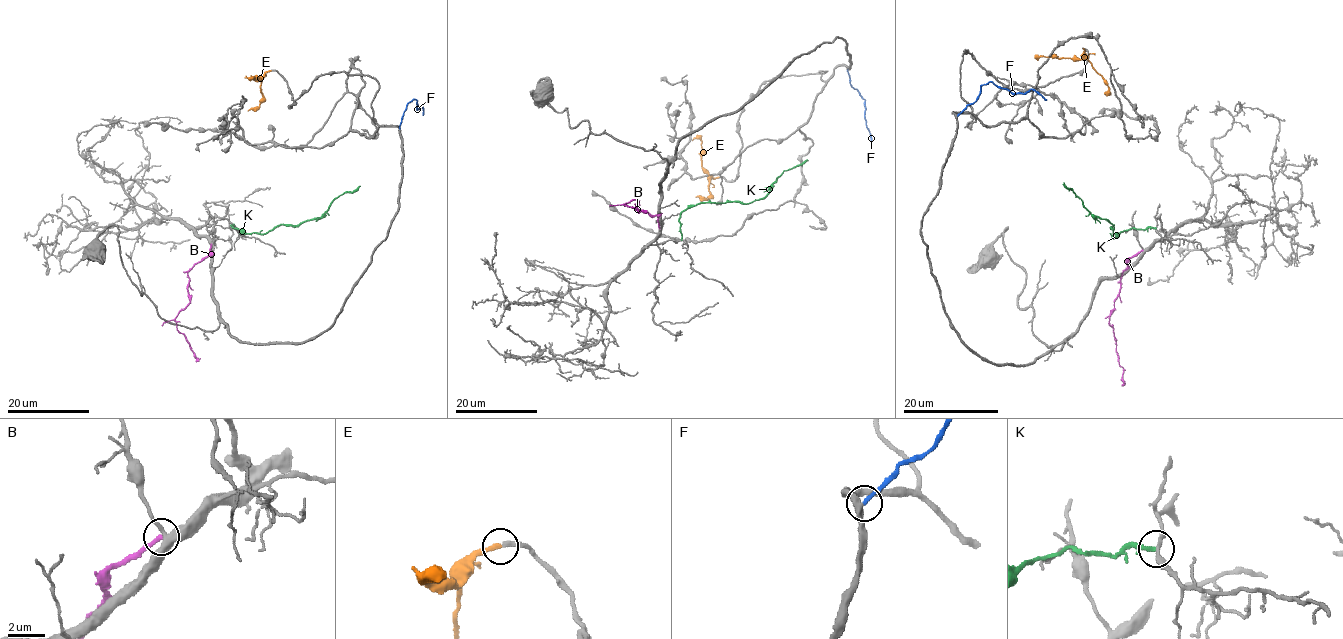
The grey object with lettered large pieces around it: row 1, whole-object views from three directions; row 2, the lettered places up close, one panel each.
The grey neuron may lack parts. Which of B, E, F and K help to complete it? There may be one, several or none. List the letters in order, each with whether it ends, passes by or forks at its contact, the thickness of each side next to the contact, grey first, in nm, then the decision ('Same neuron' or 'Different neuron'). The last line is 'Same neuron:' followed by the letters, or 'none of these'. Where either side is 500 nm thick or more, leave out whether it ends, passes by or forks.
B: It ends there. Thickness 440 nm (grey) against 240 nm. Different neuron
E: It ends there. Thickness 280 nm (grey) against 220 nm. Same neuron
F: It ends there. Thickness 360 nm (grey) against 190 nm. Same neuron
K: It ends there. Thickness 200 nm (grey) against 220 nm. Different neuron
Same neuron: E, F

